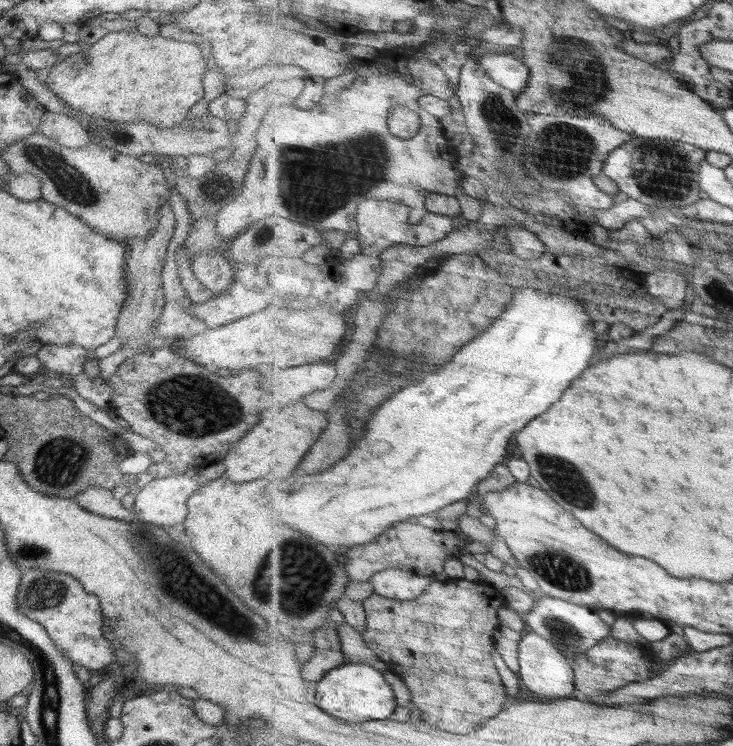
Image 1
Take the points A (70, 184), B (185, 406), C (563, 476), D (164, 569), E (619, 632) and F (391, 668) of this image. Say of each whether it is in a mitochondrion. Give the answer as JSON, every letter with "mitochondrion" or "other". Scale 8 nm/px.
{"A":"mitochondrion","B":"mitochondrion","C":"mitochondrion","D":"mitochondrion","E":"other","F":"other"}

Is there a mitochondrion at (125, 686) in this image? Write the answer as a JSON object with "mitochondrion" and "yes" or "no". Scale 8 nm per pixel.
{"mitochondrion":"no"}

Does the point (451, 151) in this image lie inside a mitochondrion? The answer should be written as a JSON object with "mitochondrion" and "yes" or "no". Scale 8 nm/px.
{"mitochondrion":"no"}

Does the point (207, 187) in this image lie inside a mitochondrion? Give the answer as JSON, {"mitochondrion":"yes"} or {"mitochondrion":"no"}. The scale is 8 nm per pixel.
{"mitochondrion":"no"}

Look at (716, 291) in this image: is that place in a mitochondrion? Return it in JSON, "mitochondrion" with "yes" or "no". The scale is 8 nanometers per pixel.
{"mitochondrion":"yes"}

